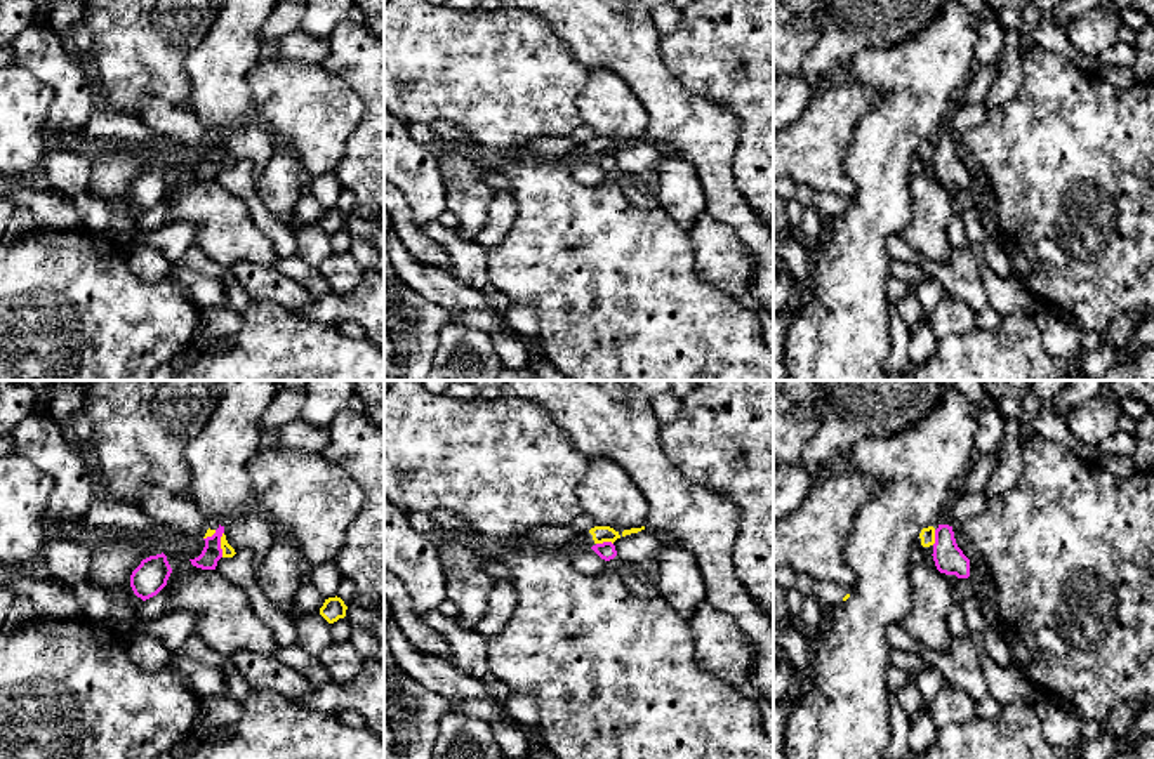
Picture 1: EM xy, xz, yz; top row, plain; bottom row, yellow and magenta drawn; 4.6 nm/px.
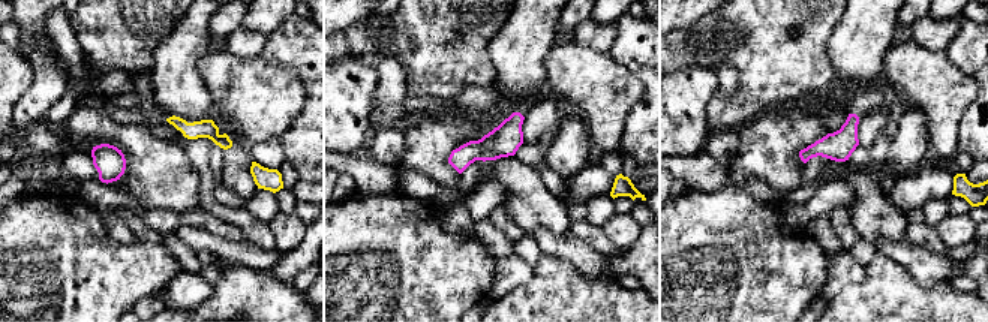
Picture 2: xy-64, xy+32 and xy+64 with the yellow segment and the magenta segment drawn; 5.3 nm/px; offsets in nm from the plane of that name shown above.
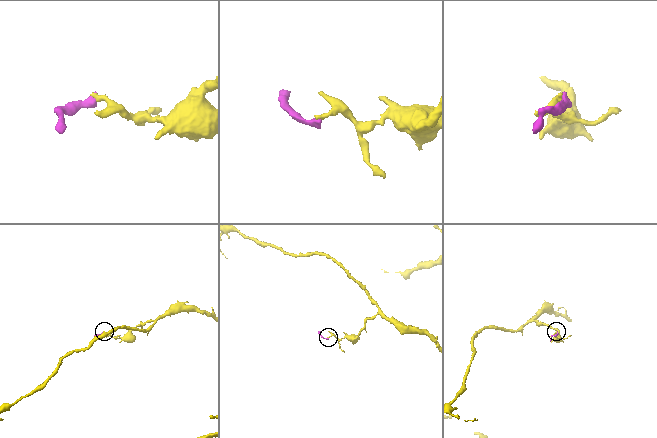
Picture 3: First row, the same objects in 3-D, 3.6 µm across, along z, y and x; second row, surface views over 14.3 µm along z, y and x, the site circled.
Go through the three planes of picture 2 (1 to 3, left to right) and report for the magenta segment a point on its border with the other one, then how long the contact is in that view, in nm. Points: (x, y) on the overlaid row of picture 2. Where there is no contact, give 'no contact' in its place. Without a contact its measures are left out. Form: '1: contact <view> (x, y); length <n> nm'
1: no contact
2: no contact
3: no contact

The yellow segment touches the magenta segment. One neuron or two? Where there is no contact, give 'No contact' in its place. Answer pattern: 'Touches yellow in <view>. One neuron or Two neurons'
Touches yellow in xy. Two neurons

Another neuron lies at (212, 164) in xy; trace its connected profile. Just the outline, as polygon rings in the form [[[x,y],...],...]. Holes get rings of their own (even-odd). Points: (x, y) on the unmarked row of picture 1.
[[[228,134],[219,135],[212,148],[203,149],[205,158],[202,165],[195,170],[189,170],[193,177],[202,181],[216,181],[217,172],[222,168],[221,148],[224,144],[226,135]]]

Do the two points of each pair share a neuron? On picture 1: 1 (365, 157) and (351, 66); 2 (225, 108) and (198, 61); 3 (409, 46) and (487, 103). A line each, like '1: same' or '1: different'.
1: same
2: same
3: same

